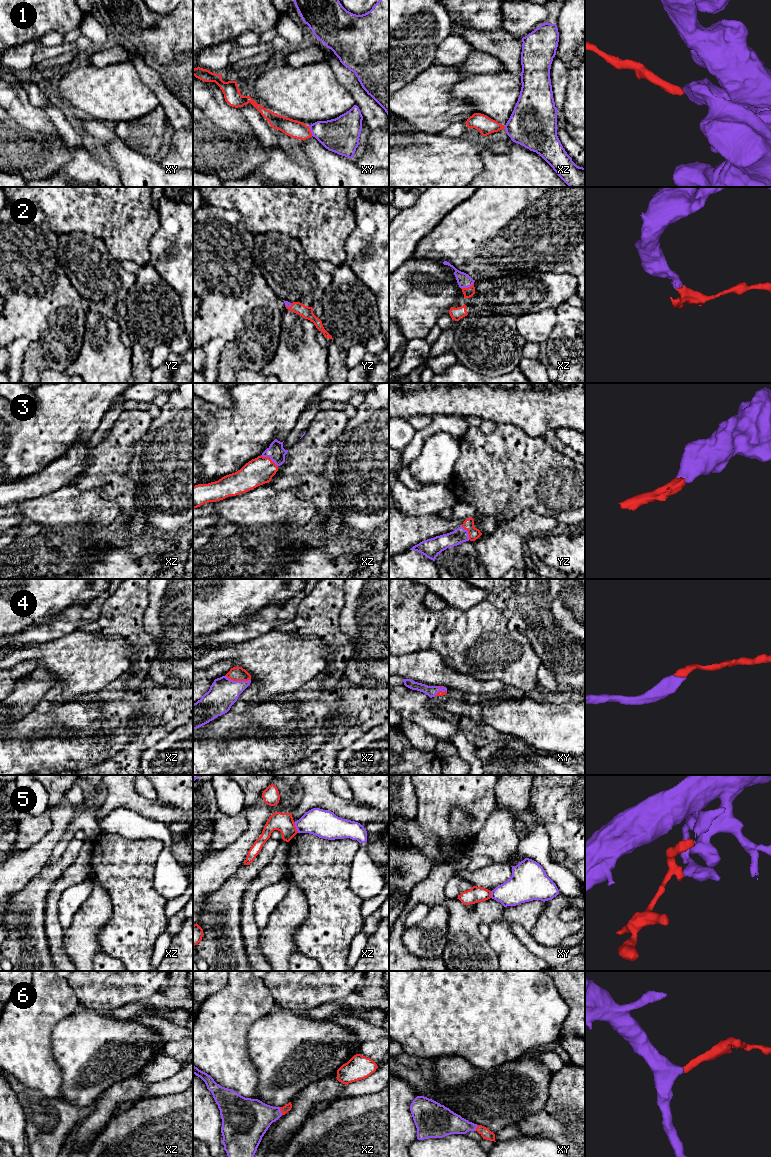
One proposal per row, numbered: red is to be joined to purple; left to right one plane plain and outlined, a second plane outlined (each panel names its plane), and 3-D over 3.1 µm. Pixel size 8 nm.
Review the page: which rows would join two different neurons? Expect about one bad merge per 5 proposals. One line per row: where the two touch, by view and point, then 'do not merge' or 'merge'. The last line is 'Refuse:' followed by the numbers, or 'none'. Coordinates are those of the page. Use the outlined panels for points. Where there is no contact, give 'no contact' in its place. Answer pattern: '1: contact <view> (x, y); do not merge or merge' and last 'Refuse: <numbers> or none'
1: contact xy (310, 130); do not merge
2: contact xz (468, 286); merge
3: contact xz (270, 458); merge
4: contact xz (238, 681); merge
5: contact xz (295, 826); do not merge
6: contact xz (280, 1111); merge
Refuse: 1, 5

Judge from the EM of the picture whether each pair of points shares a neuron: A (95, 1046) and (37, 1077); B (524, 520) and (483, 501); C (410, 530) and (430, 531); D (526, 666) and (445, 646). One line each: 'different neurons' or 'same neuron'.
A: different neurons
B: different neurons
C: same neuron
D: same neuron

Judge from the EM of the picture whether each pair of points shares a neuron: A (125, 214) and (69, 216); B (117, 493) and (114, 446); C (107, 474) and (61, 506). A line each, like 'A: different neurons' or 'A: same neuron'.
A: same neuron
B: same neuron
C: different neurons

